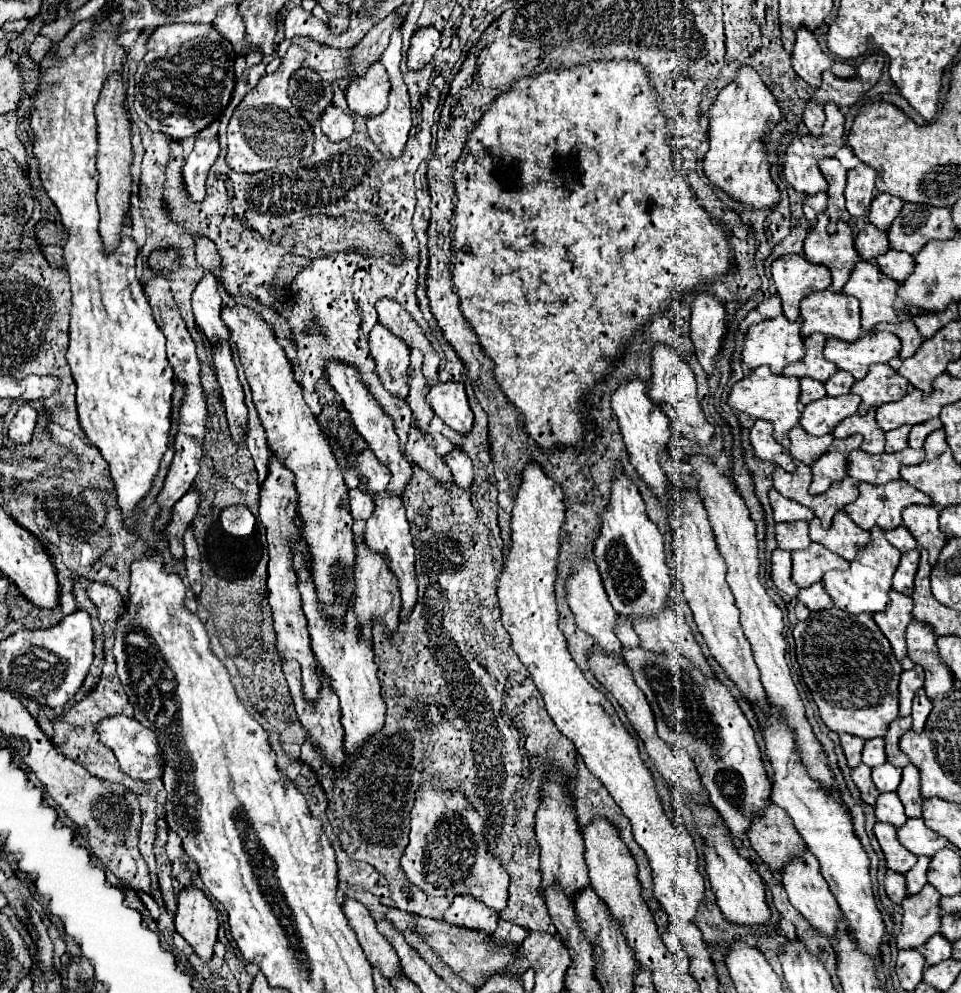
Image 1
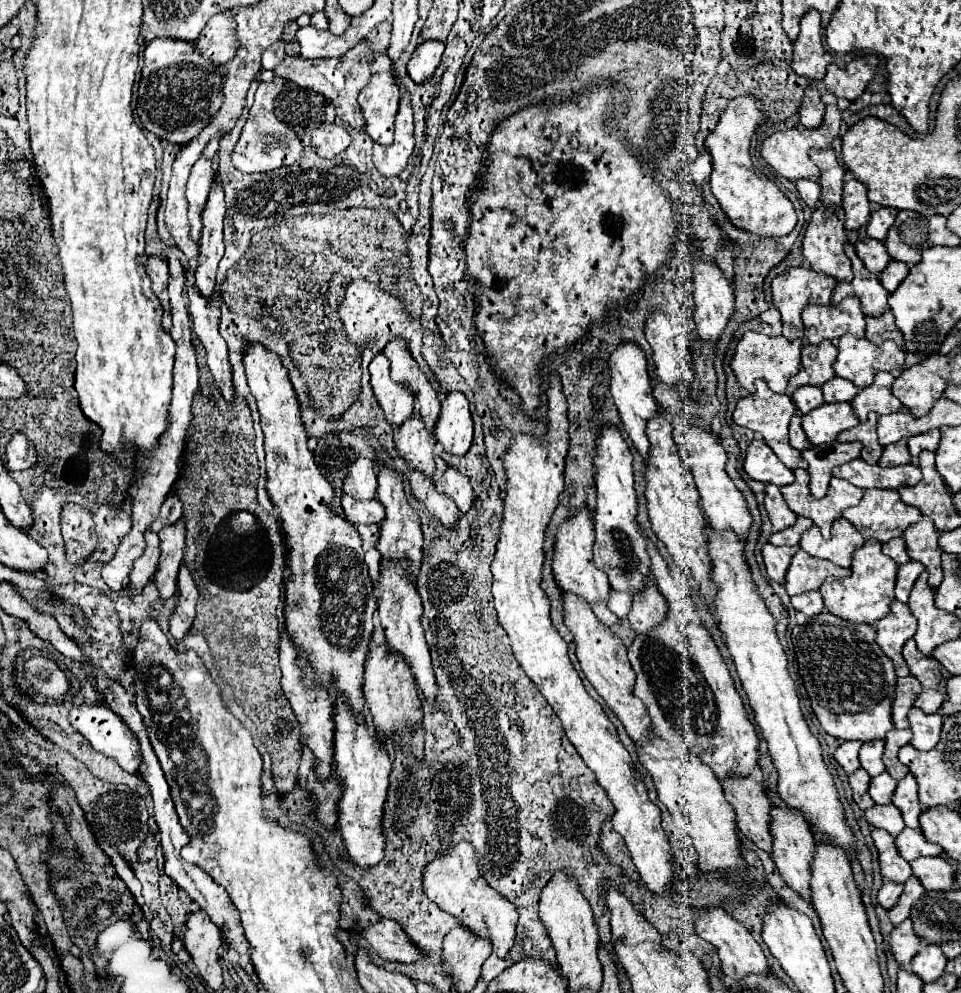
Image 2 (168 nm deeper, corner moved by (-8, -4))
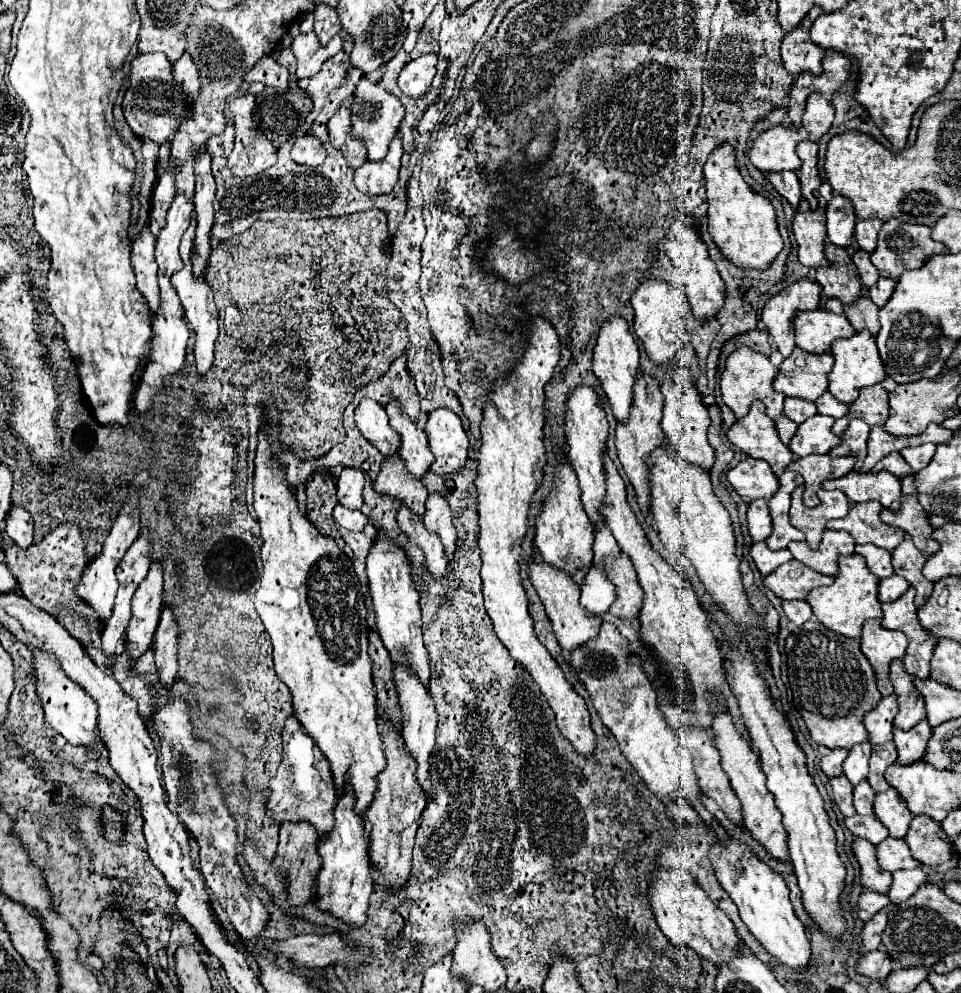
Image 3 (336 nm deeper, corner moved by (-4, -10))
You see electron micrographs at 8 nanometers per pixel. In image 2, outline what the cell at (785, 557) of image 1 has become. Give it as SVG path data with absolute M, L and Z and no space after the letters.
M765 544L761 554L763 554L763 562L767 568L767 576L779 584L785 582L785 574L789 568L789 562L793 558L793 554L799 550L799 546L791 546L791 548L777 548L773 544Z

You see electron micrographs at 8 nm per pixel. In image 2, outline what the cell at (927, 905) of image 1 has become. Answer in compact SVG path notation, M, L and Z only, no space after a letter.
M907 918L905 922L901 922L899 926L893 928L889 944L891 944L891 952L893 952L895 960L899 962L899 966L905 968L905 966L909 966L909 962L913 960L913 956L925 942L921 942L921 938L913 932L913 922Z

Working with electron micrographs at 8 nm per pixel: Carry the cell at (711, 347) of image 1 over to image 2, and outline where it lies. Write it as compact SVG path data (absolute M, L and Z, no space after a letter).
M695 260L693 262L693 294L695 294L695 324L697 332L705 342L717 342L723 328L729 322L729 316L733 314L733 284L725 278L723 270L711 262Z

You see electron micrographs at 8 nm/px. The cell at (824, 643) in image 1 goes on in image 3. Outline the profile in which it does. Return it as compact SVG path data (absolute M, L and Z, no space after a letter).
M809 620L799 626L797 632L787 636L785 654L793 704L801 712L815 744L827 748L851 748L853 744L867 740L871 744L893 740L893 718L899 710L897 696L881 696L877 690L877 674L867 656L861 652L857 640L841 636L817 620Z

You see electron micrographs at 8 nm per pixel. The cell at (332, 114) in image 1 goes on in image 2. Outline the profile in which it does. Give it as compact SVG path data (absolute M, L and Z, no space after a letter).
M321 124L311 132L311 146L321 158L333 158L349 146L351 138L345 128L335 124Z

